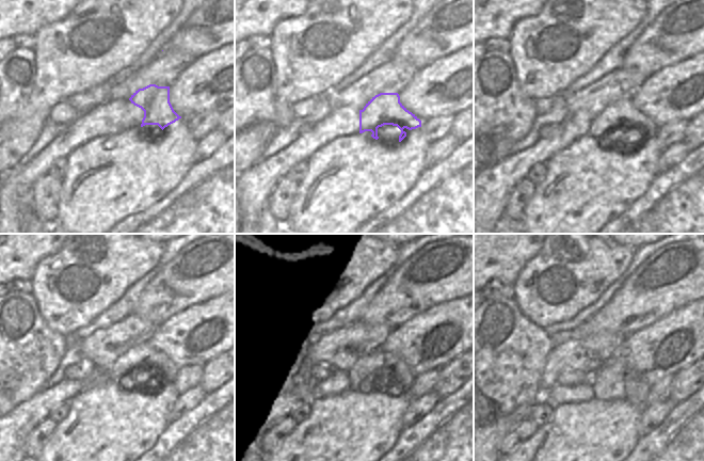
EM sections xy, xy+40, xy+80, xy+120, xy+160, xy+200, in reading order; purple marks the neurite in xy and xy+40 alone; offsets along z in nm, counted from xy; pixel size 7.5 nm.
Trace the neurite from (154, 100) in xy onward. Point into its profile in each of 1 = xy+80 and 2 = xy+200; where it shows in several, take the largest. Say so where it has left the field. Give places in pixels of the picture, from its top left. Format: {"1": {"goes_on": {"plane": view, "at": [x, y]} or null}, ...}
{"1": {"goes_on": {"plane": "xy+80", "at": [622, 114]}}, "2": {"goes_on": {"plane": "xy+200", "at": [610, 382]}}}

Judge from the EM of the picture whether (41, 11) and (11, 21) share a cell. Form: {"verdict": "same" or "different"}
{"verdict": "same"}

